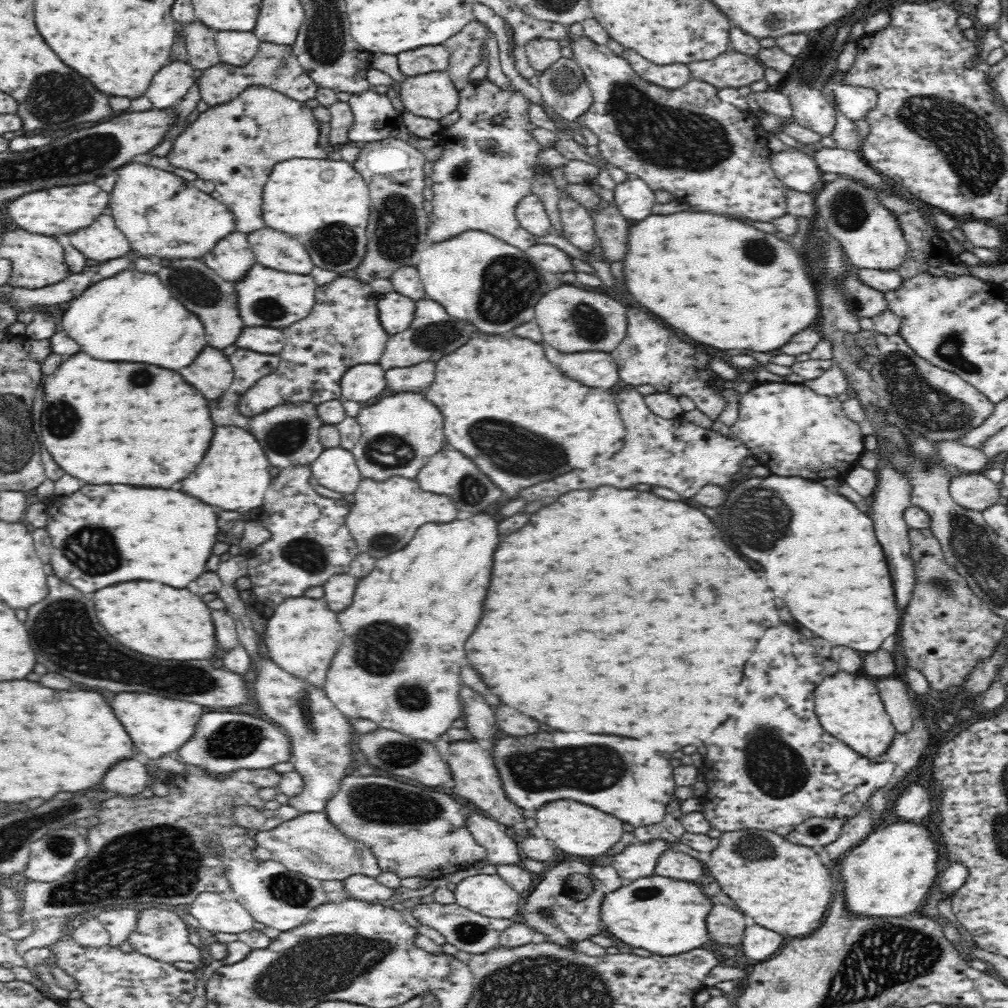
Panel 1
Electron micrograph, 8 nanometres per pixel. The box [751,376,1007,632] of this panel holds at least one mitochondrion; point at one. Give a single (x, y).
(947, 587)

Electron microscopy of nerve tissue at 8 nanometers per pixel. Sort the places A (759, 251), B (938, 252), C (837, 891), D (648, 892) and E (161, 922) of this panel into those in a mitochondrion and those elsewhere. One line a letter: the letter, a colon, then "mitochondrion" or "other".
A: mitochondrion
B: other
C: other
D: mitochondrion
E: mitochondrion

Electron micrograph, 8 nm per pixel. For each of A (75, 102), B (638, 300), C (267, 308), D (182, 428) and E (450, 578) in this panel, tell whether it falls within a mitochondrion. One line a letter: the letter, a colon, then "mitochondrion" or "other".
A: mitochondrion
B: other
C: mitochondrion
D: other
E: other

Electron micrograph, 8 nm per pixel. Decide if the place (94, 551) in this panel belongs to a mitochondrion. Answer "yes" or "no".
yes

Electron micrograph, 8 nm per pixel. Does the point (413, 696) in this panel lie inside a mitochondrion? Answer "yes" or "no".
yes

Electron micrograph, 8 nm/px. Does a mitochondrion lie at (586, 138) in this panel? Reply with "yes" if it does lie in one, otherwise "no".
no

